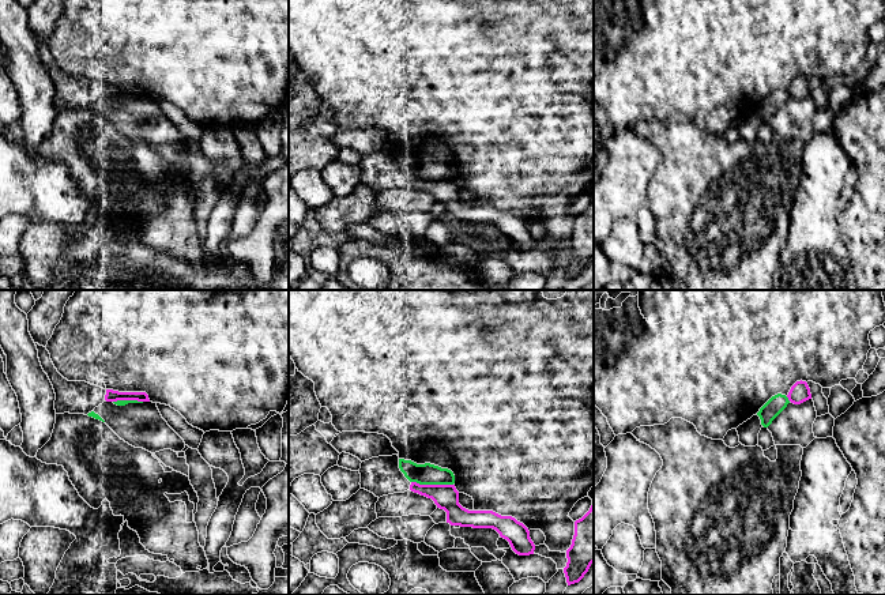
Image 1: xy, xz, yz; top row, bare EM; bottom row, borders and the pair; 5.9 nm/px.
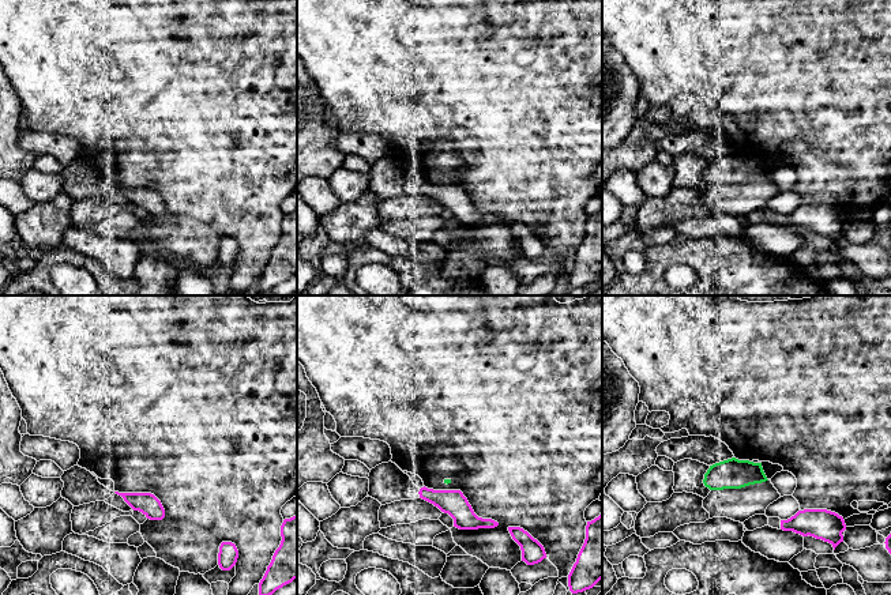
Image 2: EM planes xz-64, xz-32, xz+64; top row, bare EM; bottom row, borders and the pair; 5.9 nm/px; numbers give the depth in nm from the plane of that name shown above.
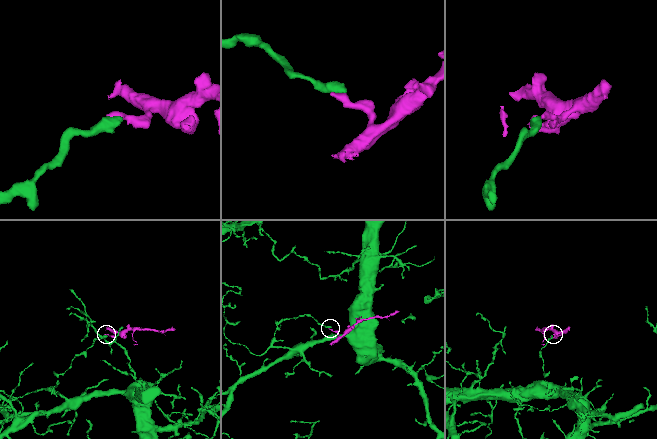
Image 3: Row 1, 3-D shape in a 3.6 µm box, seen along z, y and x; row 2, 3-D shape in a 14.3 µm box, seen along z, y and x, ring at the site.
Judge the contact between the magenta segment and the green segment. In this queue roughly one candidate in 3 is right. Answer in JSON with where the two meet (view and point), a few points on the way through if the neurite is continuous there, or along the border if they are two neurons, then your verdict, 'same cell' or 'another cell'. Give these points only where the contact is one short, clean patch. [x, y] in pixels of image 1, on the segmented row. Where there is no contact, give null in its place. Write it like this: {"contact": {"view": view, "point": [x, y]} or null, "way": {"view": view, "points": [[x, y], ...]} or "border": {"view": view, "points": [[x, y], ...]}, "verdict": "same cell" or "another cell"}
{"contact": {"view": "xz", "point": [432, 485]}, "border": {"view": "xz", "points": [[411, 481], [452, 485]]}, "verdict": "another cell"}

